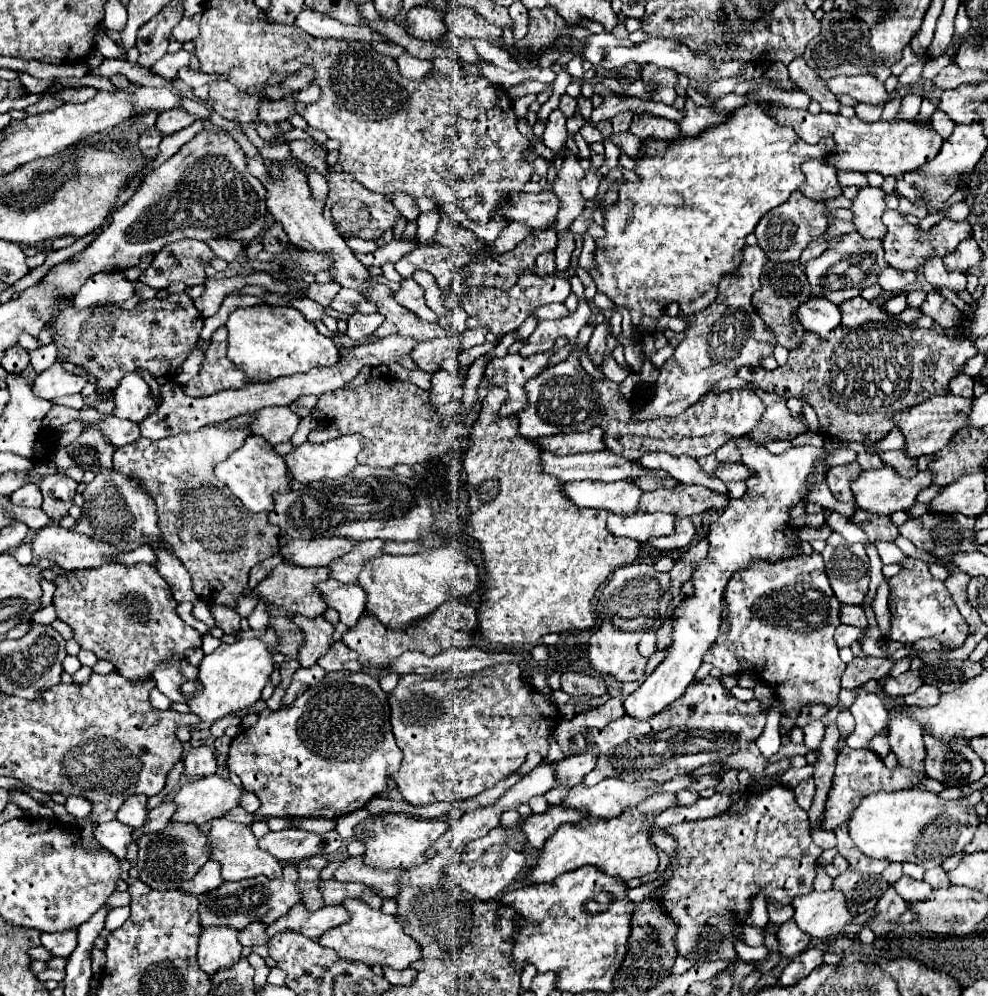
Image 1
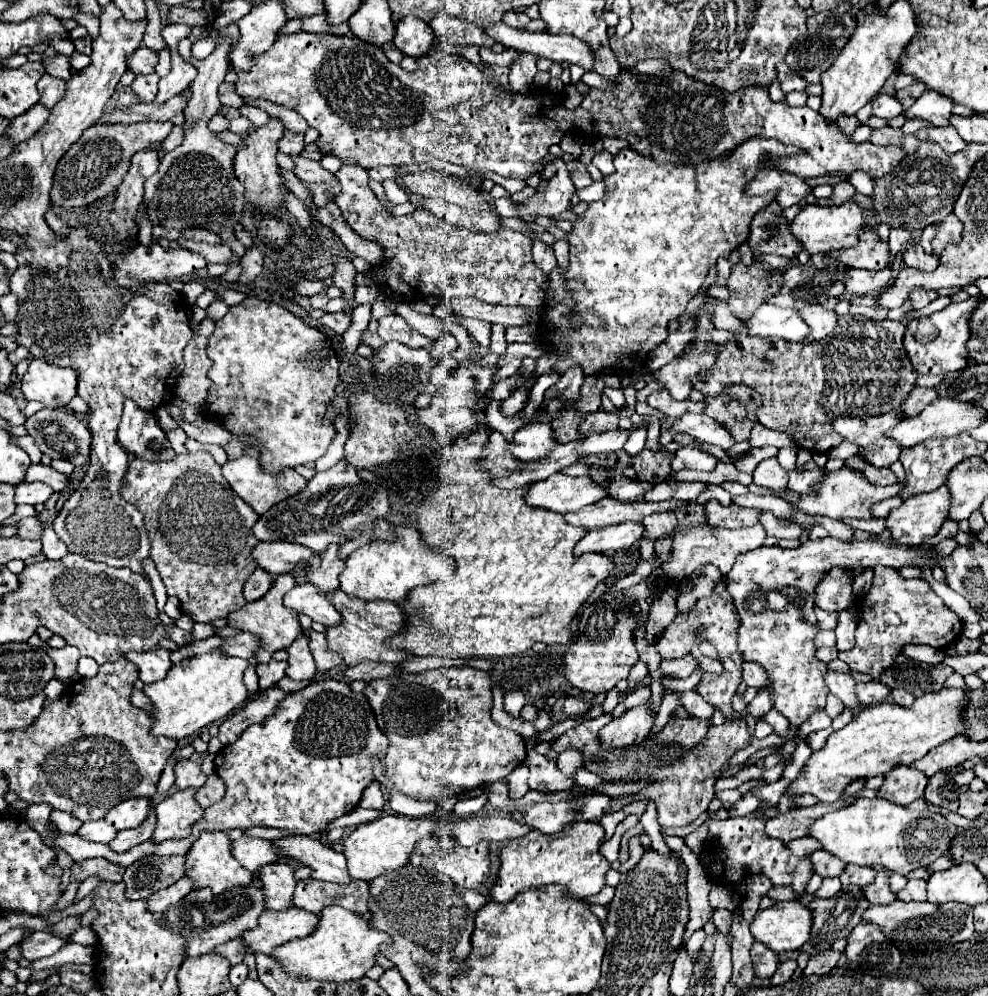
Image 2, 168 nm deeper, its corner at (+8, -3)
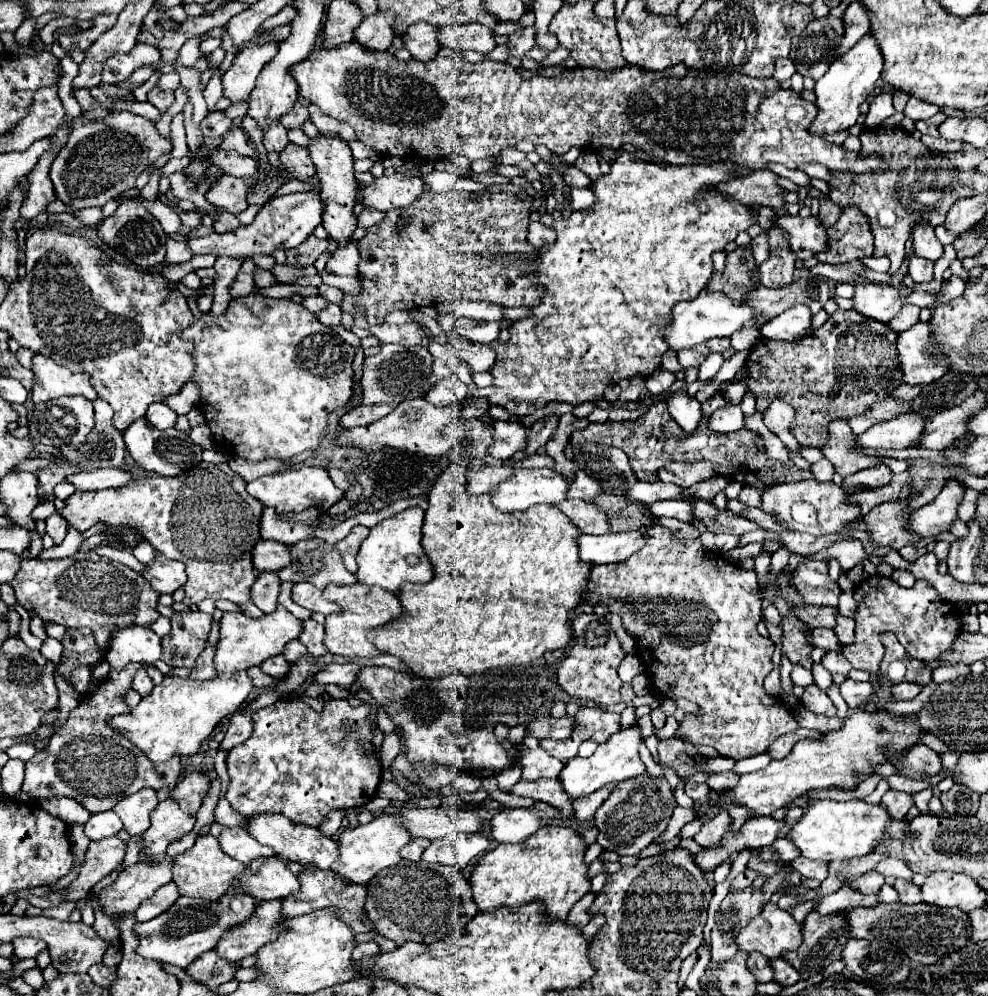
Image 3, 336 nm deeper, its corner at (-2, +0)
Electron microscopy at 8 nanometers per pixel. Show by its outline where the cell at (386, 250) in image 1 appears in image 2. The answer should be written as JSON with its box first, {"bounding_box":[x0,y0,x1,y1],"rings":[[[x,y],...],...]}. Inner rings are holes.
{"bounding_box":[177,238,231,264],"rings":[[[179,238],[177,242],[179,242],[181,246],[188,248],[190,251],[202,254],[207,260],[207,264],[231,263],[231,249],[227,244],[212,245],[207,243],[197,243],[193,242],[193,240],[185,240],[185,238]]]}

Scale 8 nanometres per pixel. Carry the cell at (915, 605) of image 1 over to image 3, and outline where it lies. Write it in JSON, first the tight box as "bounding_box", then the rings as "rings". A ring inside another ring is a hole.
{"bounding_box":[843,577,963,675],"rings":[[[871,577],[865,579],[857,591],[857,613],[855,613],[855,643],[843,647],[843,655],[849,659],[853,669],[869,671],[871,675],[879,673],[879,665],[885,653],[885,647],[879,641],[883,631],[893,631],[899,643],[905,647],[911,659],[919,659],[931,663],[941,657],[941,653],[949,651],[957,633],[963,629],[961,611],[957,607],[949,607],[947,601],[939,597],[939,593],[927,581],[915,581],[913,587],[905,589],[897,585],[891,577]]]}

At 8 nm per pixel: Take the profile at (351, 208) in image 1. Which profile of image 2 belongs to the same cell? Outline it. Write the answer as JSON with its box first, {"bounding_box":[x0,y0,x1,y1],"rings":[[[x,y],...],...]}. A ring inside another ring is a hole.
{"bounding_box":[291,156,339,206],"rings":[[[291,156],[295,162],[295,176],[309,188],[313,194],[313,202],[317,206],[325,206],[333,202],[333,198],[339,194],[339,182],[331,172],[321,168],[319,162],[303,158],[303,156]]]}

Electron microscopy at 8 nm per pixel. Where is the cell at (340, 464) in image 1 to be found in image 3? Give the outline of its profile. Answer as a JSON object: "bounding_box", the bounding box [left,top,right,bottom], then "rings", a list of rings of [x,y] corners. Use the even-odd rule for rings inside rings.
{"bounding_box":[179,295,355,461],"rings":[[[247,295],[243,299],[233,299],[229,303],[229,309],[219,317],[219,319],[213,319],[211,315],[203,315],[201,319],[193,321],[191,327],[187,327],[185,331],[179,333],[179,337],[183,339],[191,339],[193,341],[193,357],[195,357],[195,363],[197,363],[197,369],[195,369],[195,381],[199,383],[201,387],[201,401],[205,405],[201,405],[201,411],[207,419],[207,425],[211,427],[213,431],[213,439],[215,439],[215,447],[221,449],[221,451],[227,451],[231,455],[237,455],[237,457],[243,457],[247,461],[263,461],[263,459],[291,459],[299,453],[305,453],[305,451],[317,451],[321,447],[321,441],[323,437],[327,435],[327,419],[333,411],[341,409],[343,405],[347,405],[347,401],[351,399],[351,393],[353,393],[353,369],[351,369],[351,363],[353,363],[353,355],[355,355],[355,349],[345,343],[335,331],[327,329],[313,313],[309,313],[301,303],[293,303],[291,299],[271,299],[271,297],[263,297],[263,295]]]}

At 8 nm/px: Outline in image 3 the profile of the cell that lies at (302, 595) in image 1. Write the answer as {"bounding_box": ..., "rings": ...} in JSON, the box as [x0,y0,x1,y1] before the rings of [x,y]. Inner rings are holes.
{"bounding_box":[215,605,303,673],"rings":[[[279,605],[273,613],[263,617],[245,617],[243,613],[223,613],[221,619],[221,639],[217,643],[215,667],[219,673],[233,673],[239,669],[249,669],[253,665],[261,665],[267,657],[279,655],[287,641],[297,639],[303,631],[303,621],[291,615],[283,605]]]}

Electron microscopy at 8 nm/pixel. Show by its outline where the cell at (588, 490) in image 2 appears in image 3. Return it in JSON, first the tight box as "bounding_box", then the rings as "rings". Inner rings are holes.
{"bounding_box":[493,469,569,511],"rings":[[[517,469],[513,477],[499,483],[497,489],[493,491],[493,505],[501,511],[527,511],[537,503],[557,505],[567,499],[567,493],[569,481],[565,481],[565,477],[561,477],[553,469]]]}

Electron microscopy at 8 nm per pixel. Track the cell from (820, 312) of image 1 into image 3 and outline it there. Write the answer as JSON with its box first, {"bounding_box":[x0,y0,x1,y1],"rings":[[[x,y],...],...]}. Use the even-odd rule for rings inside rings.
{"bounding_box":[665,291,763,351],"rings":[[[703,291],[693,301],[681,301],[673,307],[671,323],[665,329],[665,337],[667,337],[667,345],[673,351],[679,351],[679,349],[687,349],[687,347],[705,343],[713,337],[731,337],[735,331],[749,329],[749,327],[761,331],[761,325],[763,323],[757,321],[757,317],[755,317],[753,309],[749,309],[749,305],[735,305],[733,301],[723,297],[723,293]]]}

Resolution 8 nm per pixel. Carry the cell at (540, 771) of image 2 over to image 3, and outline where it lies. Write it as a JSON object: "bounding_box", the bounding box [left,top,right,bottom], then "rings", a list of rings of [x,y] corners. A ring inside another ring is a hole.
{"bounding_box":[511,777,573,811],"rings":[[[521,777],[511,791],[515,795],[533,797],[535,800],[559,807],[563,811],[573,811],[572,802],[565,797],[565,789],[561,789],[561,781],[557,781],[557,777],[535,779],[535,781],[527,781]]]}

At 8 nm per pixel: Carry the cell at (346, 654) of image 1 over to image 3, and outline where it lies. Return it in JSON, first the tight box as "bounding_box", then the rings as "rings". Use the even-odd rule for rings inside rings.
{"bounding_box":[301,619,327,657],"rings":[[[307,619],[303,621],[303,633],[301,633],[301,643],[307,647],[307,651],[313,655],[313,657],[323,657],[327,655],[327,649],[323,645],[323,639],[325,639],[325,633],[323,633],[323,625],[319,625],[317,621],[313,619]]]}

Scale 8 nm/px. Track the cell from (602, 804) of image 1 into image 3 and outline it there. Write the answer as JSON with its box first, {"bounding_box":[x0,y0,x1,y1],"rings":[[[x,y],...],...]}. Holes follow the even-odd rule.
{"bounding_box":[491,809,541,843],"rings":[[[501,809],[491,819],[491,835],[499,843],[521,843],[541,829],[541,819],[531,809]]]}

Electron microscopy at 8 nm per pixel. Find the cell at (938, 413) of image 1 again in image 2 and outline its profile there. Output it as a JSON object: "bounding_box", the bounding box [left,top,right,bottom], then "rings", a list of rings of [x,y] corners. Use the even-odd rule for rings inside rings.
{"bounding_box":[831,410,901,468],"rings":[[[899,410],[881,416],[843,414],[835,416],[835,420],[831,420],[831,426],[837,434],[843,436],[843,440],[859,448],[859,454],[865,458],[865,462],[877,468],[887,468],[899,458],[901,448],[895,448],[891,440],[883,440],[883,432],[887,428],[893,428],[899,420]]]}

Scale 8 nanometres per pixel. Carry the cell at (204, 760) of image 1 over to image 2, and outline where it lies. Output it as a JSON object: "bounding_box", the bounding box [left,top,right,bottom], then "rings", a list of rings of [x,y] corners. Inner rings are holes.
{"bounding_box":[175,760,205,790],"rings":[[[181,760],[175,766],[175,786],[179,790],[185,788],[201,788],[205,784],[205,774],[201,772],[201,766],[195,764],[193,760]]]}

